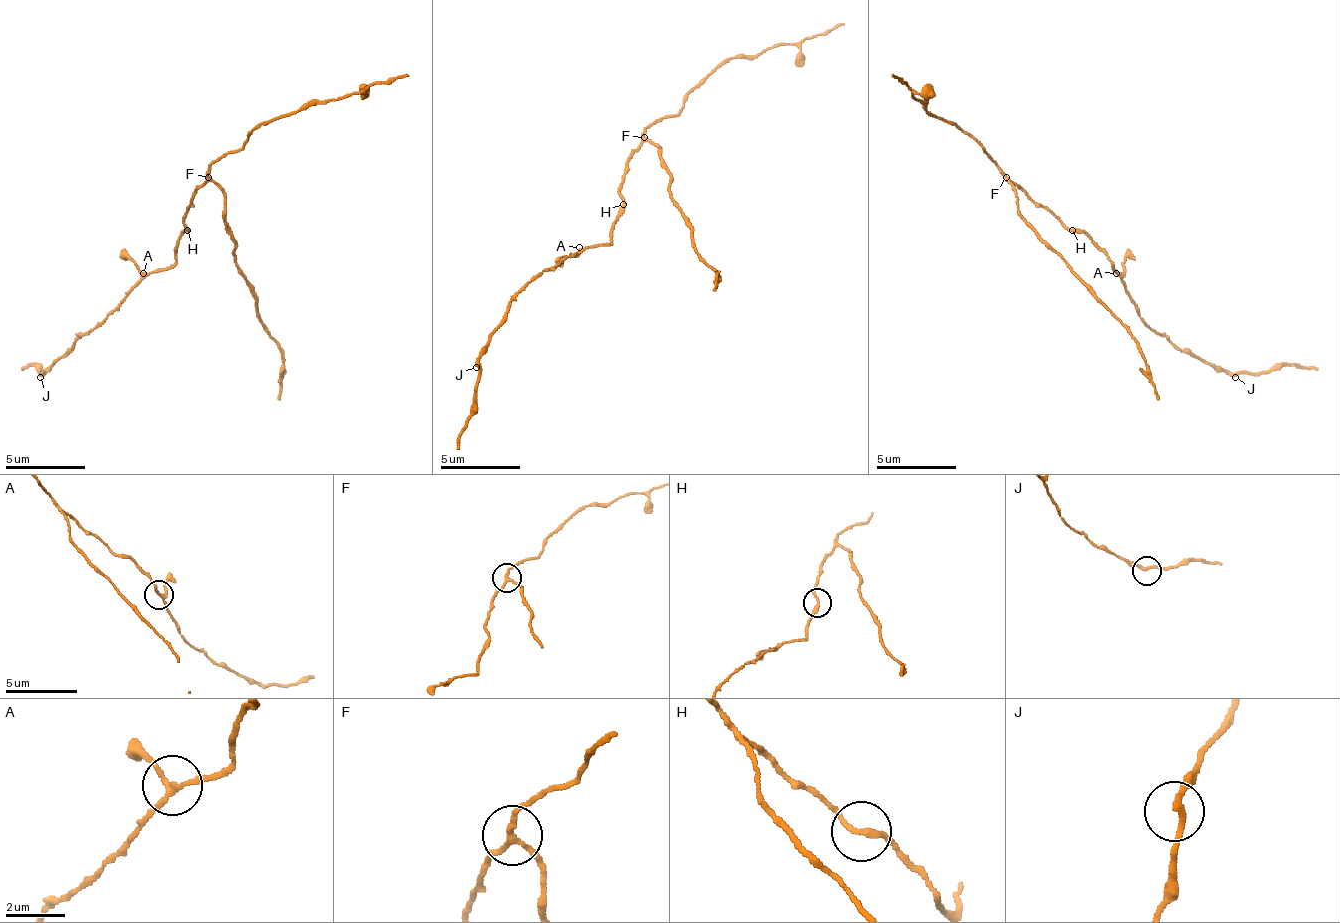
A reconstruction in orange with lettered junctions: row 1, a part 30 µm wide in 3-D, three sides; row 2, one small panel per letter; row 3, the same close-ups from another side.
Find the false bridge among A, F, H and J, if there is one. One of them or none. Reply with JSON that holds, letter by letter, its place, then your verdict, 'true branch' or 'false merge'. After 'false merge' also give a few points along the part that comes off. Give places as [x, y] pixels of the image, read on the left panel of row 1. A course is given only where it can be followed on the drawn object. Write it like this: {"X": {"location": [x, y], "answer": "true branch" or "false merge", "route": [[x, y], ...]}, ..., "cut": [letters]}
{"A": {"location": [143, 273], "answer": "true branch"}, "F": {"location": [208, 177], "answer": "false merge", "route": [[207, 178], [223, 194], [223, 214], [255, 309], [283, 357], [279, 400]]}, "H": {"location": [187, 230], "answer": "true branch"}, "J": {"location": [40, 377], "answer": "true branch"}, "cut": ["F"]}

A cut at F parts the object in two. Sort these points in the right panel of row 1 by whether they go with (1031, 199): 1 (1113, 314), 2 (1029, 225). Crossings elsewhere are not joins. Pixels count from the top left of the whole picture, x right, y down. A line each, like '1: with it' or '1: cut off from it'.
1: cut off from it
2: cut off from it

